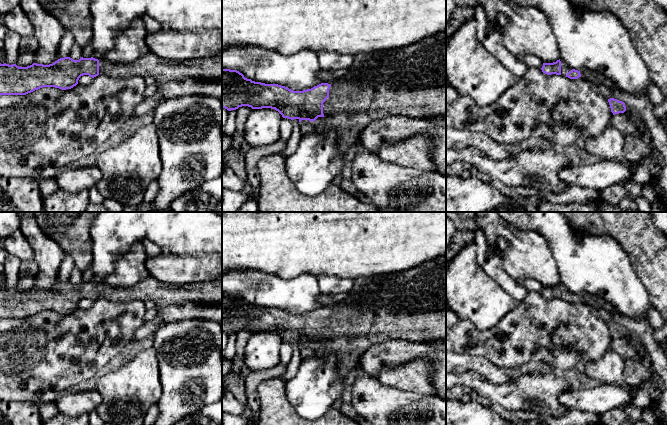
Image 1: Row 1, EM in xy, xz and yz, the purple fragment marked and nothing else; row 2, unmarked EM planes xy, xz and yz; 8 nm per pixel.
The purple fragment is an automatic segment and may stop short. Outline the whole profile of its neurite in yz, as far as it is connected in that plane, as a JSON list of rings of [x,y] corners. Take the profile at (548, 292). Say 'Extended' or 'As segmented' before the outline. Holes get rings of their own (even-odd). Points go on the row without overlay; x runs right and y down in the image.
Extended. [[[561,282],[553,287],[543,287],[541,294],[547,299],[563,299],[570,303],[581,301],[580,295],[571,293]]]

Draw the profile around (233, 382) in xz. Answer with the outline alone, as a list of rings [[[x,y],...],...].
[[[243,355],[235,356],[232,360],[230,372],[222,377],[222,388],[231,392],[233,396],[244,406],[243,415],[247,418],[247,423],[254,421],[253,413],[248,405],[245,379],[251,370],[246,366]]]

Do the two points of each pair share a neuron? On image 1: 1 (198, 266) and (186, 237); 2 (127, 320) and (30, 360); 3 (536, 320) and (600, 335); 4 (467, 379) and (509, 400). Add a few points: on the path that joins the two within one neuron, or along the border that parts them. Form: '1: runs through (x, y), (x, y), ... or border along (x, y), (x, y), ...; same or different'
1: border along (171, 252), (187, 255), (206, 254); different
2: runs through (103, 330), (73, 348), (54, 353); same
3: runs through (552, 329), (584, 335); same
4: runs through (477, 382), (495, 393), (499, 393); same

